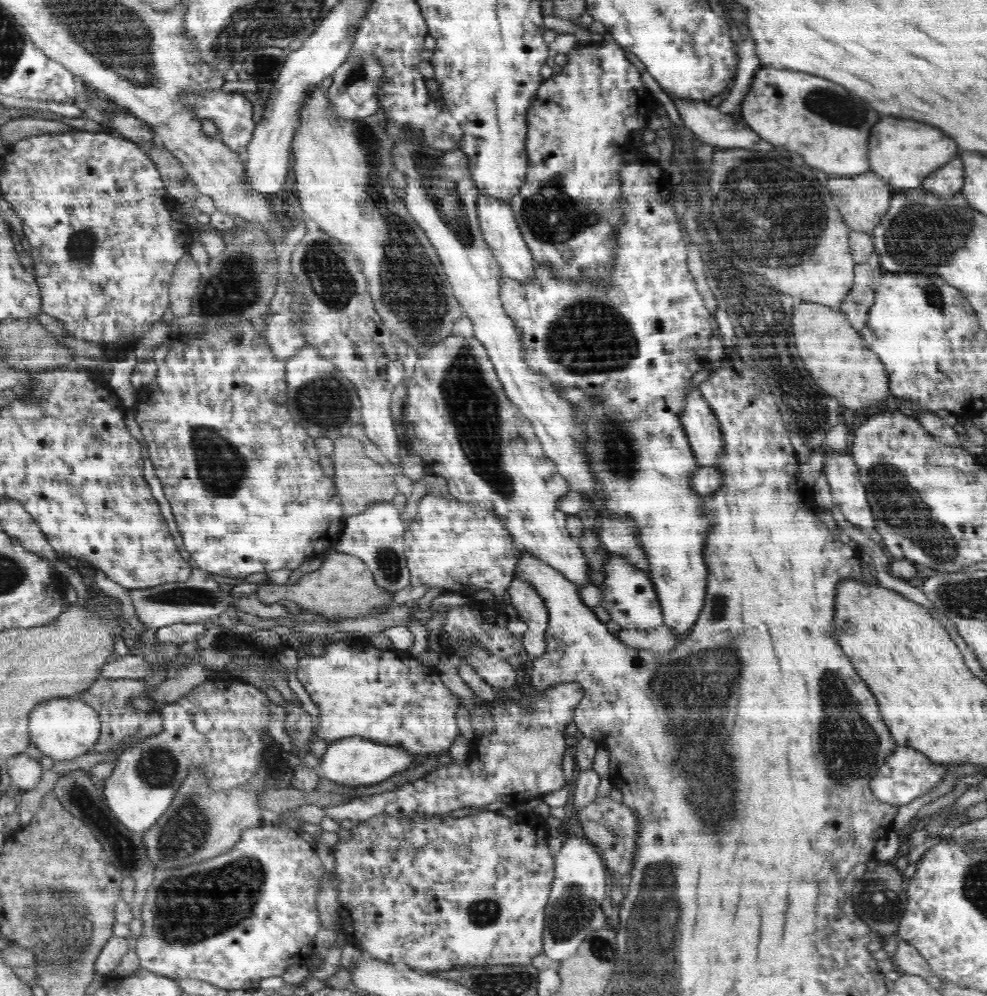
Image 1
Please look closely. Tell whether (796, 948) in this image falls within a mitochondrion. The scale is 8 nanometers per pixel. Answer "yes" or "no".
no

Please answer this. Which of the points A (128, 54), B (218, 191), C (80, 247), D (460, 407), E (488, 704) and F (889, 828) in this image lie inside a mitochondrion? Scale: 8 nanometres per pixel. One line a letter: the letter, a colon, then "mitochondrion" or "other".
A: mitochondrion
B: other
C: mitochondrion
D: mitochondrion
E: other
F: other

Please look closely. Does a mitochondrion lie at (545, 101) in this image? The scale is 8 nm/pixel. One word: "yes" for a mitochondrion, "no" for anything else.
no

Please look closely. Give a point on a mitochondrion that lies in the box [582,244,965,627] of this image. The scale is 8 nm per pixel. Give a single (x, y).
(888, 484)

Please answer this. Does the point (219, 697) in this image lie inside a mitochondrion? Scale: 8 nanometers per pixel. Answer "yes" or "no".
no

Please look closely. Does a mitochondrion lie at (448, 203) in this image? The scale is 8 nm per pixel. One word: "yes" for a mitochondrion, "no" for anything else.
yes

